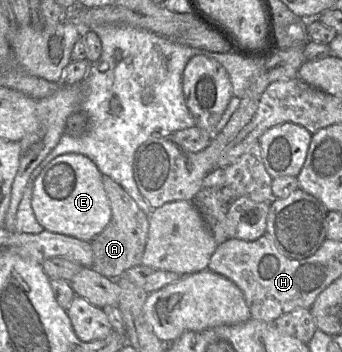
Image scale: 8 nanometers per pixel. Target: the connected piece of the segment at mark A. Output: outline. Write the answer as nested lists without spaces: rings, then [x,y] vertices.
[[[103,176],[103,185],[112,217],[107,227],[91,241],[94,253],[92,268],[105,277],[118,279],[125,270],[141,264],[148,238],[149,219],[125,189],[111,177]]]

